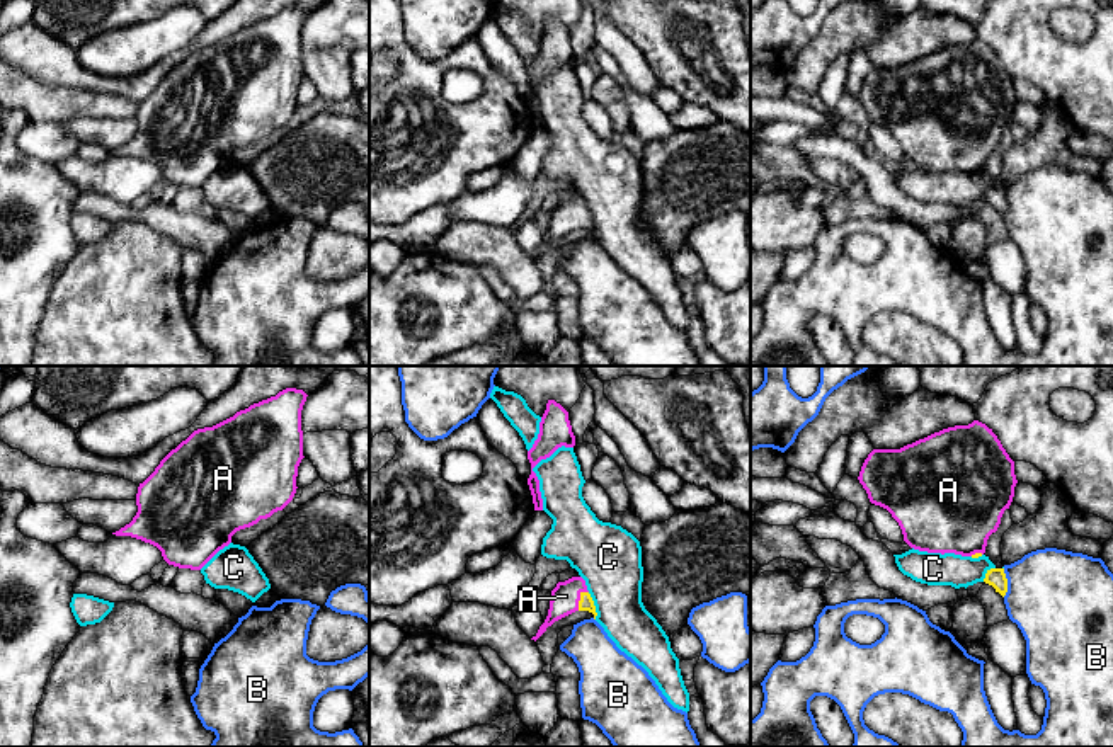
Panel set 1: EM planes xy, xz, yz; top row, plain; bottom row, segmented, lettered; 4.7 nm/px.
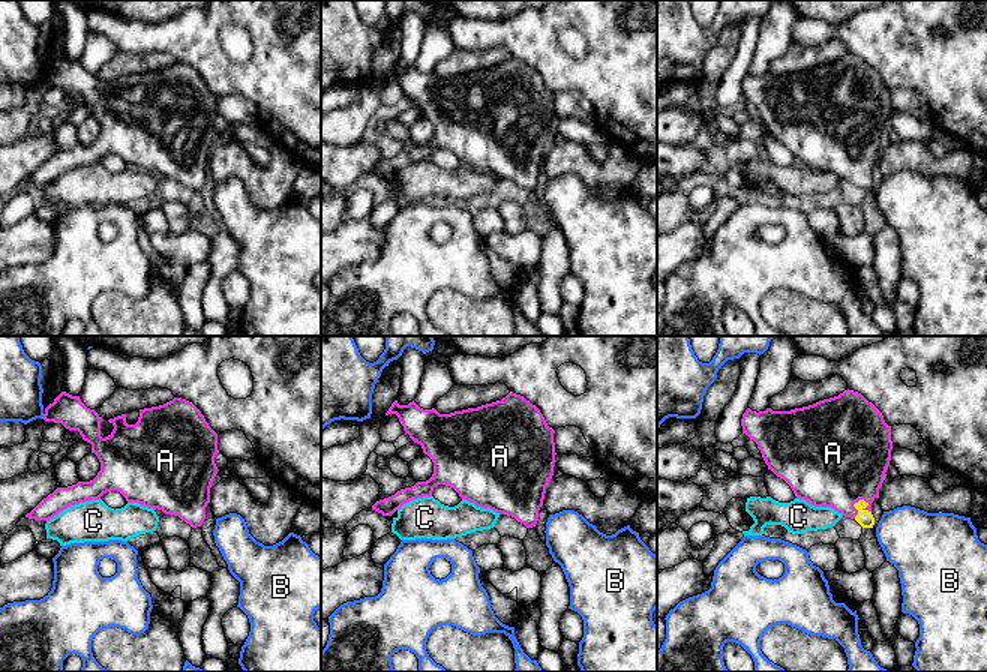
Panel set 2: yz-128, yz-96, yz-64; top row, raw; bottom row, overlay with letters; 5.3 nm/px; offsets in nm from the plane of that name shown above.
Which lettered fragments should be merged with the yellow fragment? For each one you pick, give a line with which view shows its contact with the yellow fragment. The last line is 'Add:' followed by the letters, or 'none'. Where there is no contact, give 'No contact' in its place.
A: Touches yellow in xz
Add: A

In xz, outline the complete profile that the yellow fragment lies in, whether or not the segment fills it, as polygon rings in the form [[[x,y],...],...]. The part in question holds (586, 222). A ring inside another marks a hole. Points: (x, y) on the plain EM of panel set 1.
[[[572,196],[556,202],[551,209],[548,235],[531,259],[536,260],[548,245],[575,230],[589,230],[594,233],[594,238],[597,235],[594,220],[582,196]]]

